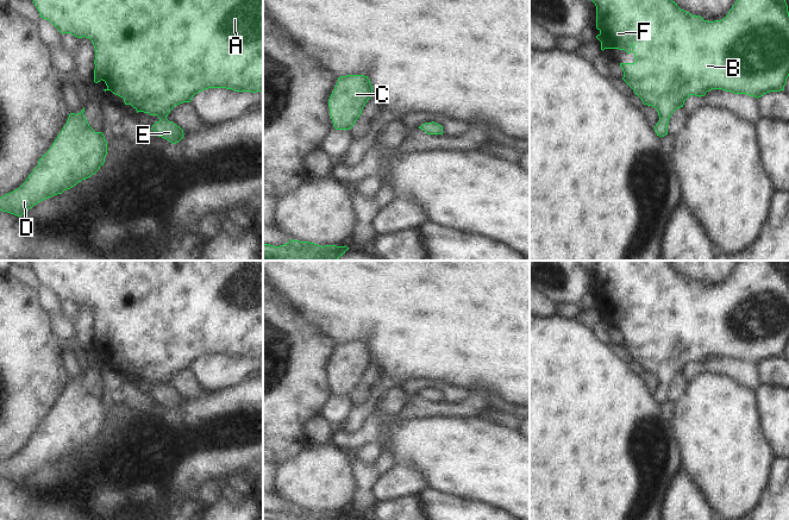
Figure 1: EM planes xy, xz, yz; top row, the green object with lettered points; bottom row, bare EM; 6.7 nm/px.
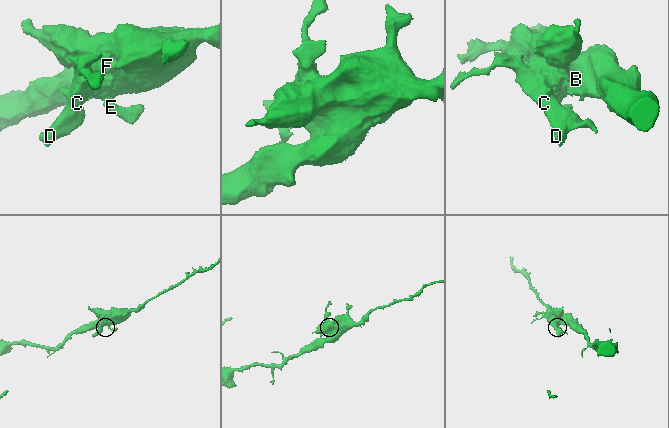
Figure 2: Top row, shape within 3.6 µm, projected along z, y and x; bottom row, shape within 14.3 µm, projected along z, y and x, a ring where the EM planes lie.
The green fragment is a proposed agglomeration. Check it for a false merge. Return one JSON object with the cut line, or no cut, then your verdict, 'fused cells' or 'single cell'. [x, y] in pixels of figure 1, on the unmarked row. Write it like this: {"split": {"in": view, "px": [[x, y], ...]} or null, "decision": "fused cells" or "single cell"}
{"split": null, "decision": "single cell"}

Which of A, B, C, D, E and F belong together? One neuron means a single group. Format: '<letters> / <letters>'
A B C D E F

